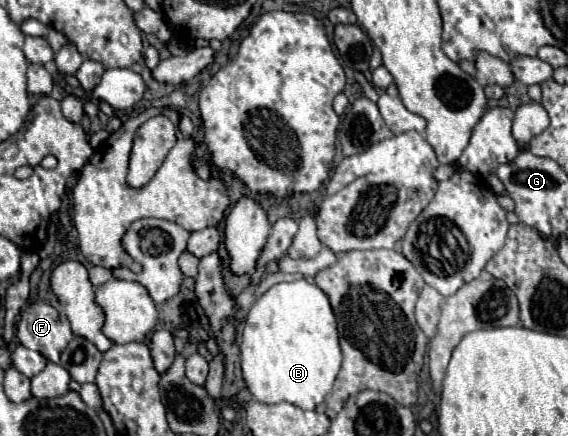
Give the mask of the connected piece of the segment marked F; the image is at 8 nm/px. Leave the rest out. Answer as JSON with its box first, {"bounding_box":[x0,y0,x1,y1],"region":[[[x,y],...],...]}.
{"bounding_box":[16,301,74,363],"region":[[[36,301],[22,311],[16,335],[26,349],[42,353],[52,363],[60,361],[60,353],[74,337],[68,319],[42,301]]]}

